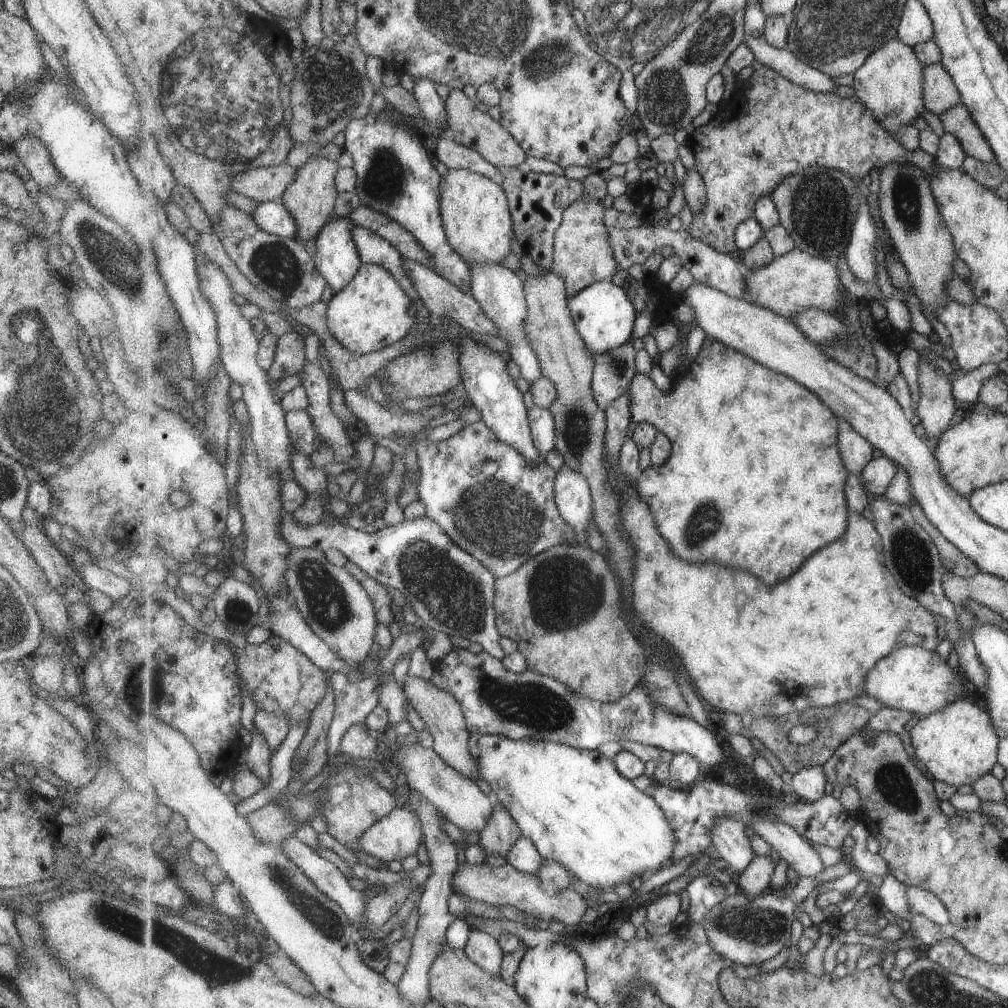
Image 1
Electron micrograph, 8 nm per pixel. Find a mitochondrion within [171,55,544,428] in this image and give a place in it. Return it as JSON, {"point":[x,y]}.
{"point":[276,265]}

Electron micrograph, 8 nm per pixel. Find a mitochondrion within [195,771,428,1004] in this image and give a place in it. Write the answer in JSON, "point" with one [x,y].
{"point":[328,923]}

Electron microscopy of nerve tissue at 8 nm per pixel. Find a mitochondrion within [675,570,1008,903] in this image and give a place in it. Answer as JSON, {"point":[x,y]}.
{"point":[892,780]}

